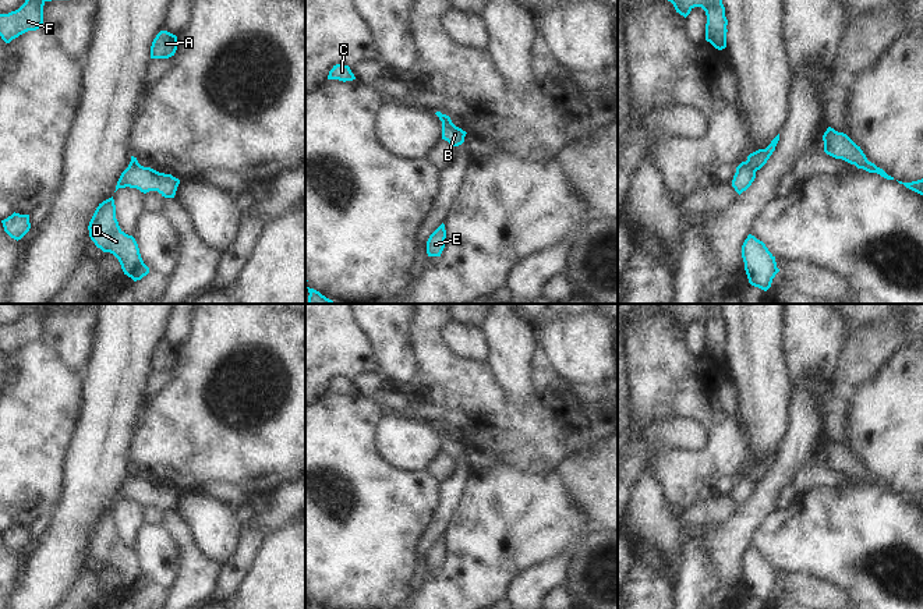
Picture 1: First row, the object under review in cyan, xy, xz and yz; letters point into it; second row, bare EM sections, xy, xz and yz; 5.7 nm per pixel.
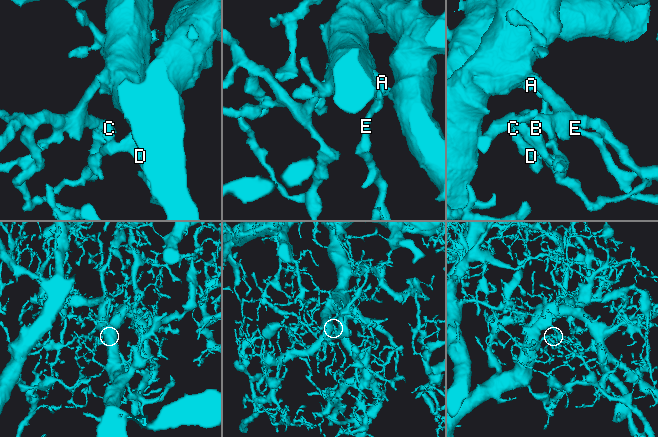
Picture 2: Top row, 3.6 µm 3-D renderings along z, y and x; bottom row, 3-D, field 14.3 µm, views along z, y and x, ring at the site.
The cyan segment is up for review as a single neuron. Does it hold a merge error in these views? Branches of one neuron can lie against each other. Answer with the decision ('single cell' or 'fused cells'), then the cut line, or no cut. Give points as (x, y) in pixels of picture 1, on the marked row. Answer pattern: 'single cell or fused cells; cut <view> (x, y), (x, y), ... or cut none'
fused cells; cut yz (746, 160), (756, 170)

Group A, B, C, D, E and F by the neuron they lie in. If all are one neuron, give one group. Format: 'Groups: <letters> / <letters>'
Groups: A B E F / C D

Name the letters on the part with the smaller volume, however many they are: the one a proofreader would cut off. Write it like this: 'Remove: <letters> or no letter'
Remove: C, D

